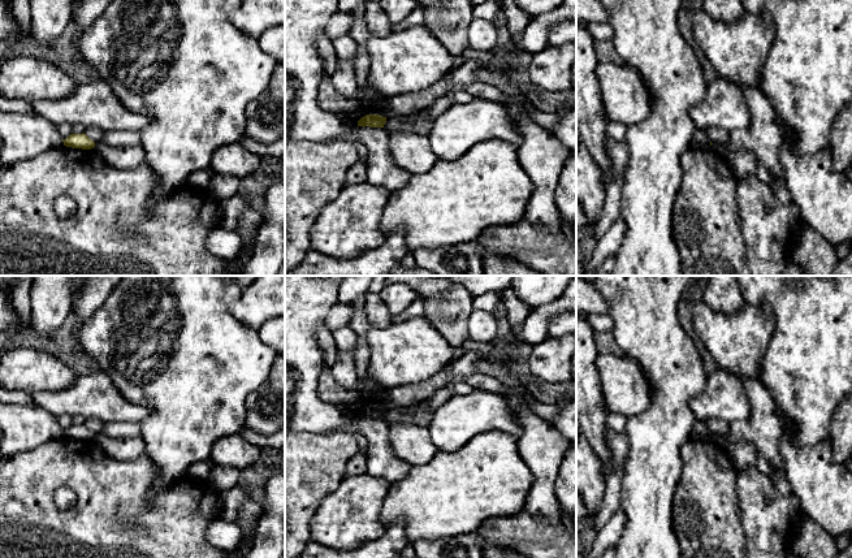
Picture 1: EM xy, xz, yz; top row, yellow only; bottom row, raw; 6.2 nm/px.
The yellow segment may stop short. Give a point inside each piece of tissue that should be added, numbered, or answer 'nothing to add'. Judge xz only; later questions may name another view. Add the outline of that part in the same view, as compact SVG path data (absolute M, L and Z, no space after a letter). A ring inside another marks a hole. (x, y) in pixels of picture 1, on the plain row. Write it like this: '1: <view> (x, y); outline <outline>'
nothing to add

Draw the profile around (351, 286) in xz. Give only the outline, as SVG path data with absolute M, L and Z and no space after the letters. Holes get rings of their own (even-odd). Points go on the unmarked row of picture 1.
M345 276L338 289L338 302L351 306L353 300L367 294L375 276Z

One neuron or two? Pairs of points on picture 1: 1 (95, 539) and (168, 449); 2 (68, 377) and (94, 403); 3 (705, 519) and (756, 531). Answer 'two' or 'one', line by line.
1: two
2: two
3: two

